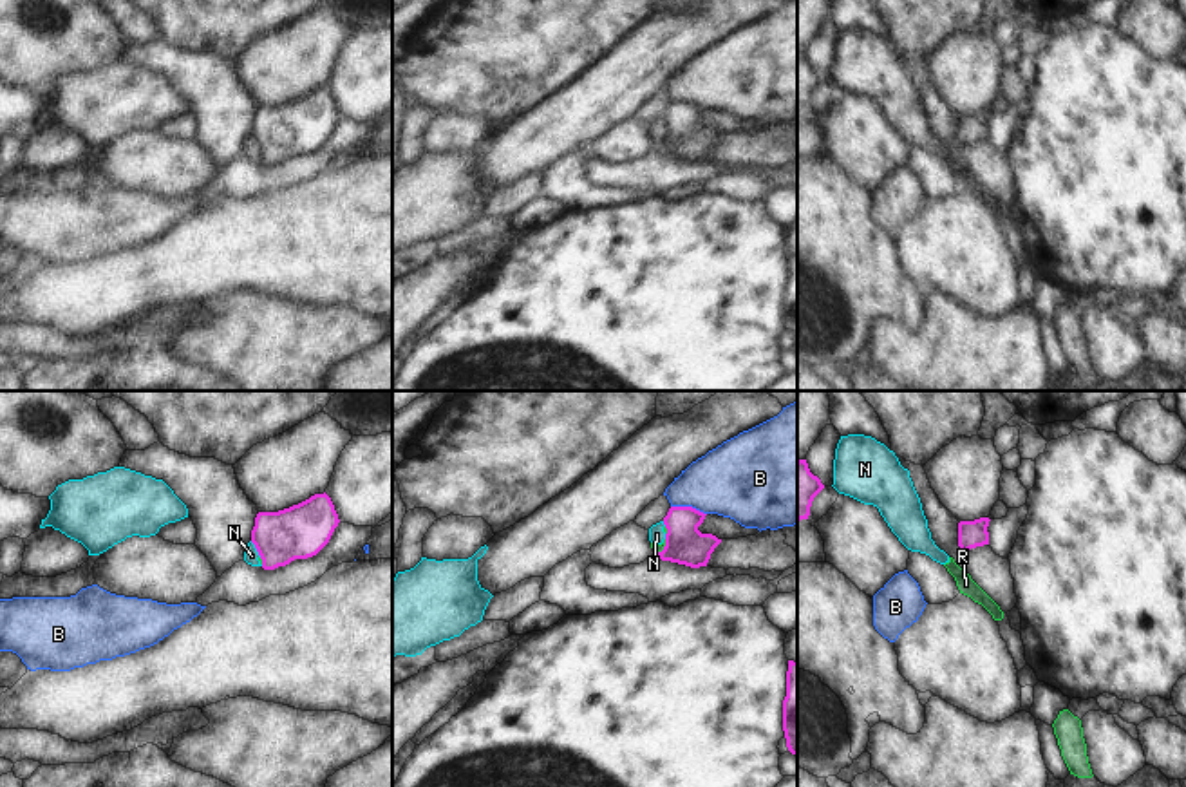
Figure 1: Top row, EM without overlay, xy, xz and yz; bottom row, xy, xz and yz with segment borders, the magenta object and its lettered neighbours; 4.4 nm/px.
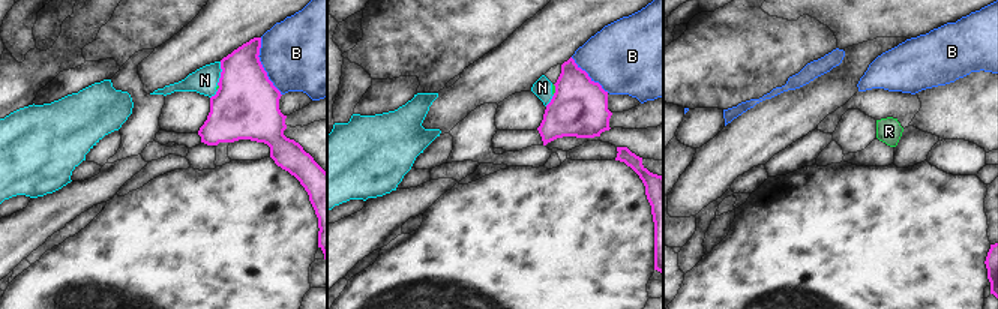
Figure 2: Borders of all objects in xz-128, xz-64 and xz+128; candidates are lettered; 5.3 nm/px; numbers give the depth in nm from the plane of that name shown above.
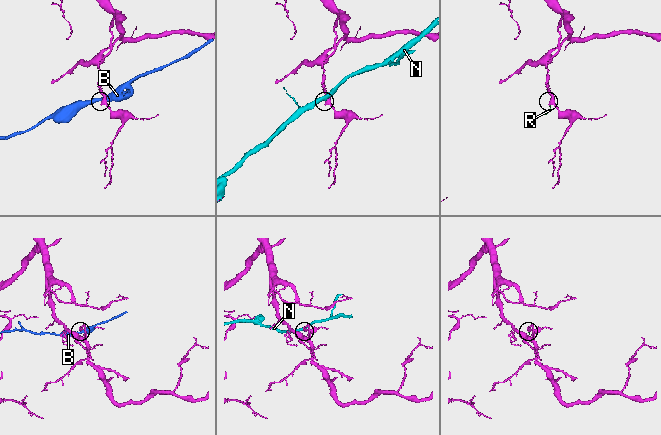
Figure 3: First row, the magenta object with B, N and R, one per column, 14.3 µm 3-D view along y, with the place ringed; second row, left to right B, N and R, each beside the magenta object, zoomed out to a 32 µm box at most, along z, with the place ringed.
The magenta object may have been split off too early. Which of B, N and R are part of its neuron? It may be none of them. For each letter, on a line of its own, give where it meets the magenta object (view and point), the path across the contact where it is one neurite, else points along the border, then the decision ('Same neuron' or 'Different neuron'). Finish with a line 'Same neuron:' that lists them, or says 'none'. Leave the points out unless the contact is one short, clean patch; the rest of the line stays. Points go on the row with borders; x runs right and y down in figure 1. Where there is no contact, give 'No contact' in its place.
B: Touches magenta at xz (689, 507). Different neuron
N: Touches magenta at xy (255, 547). Different neuron
R: Touches magenta at xz (664, 549). Boundary: xz (666, 540), (666, 545), (655, 554). Different neuron
Same neuron: none

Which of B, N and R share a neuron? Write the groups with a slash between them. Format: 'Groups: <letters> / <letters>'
Groups: B / N R

